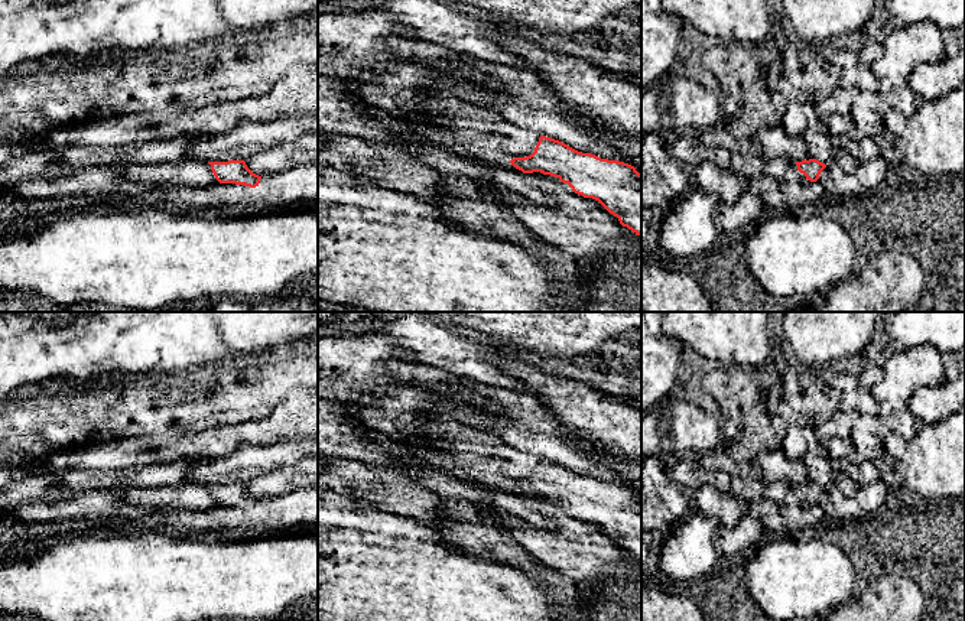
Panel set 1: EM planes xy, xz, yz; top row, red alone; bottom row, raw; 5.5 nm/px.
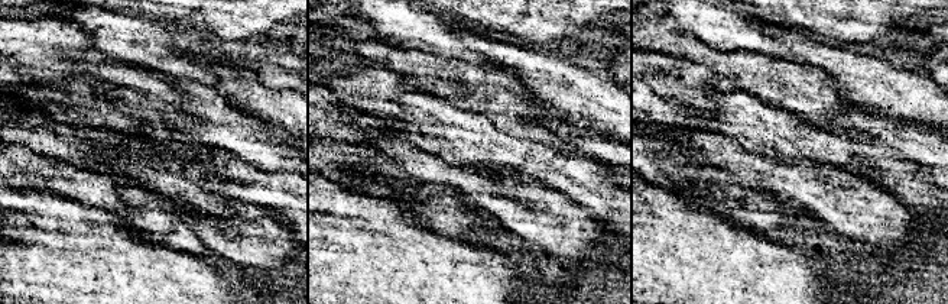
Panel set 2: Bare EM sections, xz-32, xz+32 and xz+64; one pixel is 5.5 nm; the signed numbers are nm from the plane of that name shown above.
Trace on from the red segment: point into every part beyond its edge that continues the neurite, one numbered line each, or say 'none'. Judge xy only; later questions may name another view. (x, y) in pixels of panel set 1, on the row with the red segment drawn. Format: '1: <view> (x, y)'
1: xy (168, 175)

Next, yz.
1: yz (792, 174)

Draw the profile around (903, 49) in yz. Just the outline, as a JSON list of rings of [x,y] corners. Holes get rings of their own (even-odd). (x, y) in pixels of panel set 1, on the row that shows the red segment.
[[[920,22],[881,35],[881,56],[871,65],[877,79],[888,79],[891,88],[906,87],[910,72],[920,64],[938,64],[948,55],[940,29]]]

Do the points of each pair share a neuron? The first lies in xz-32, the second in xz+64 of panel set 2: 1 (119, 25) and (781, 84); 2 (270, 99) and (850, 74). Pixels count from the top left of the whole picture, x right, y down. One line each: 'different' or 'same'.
1: different
2: same

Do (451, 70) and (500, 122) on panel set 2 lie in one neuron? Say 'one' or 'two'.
one

